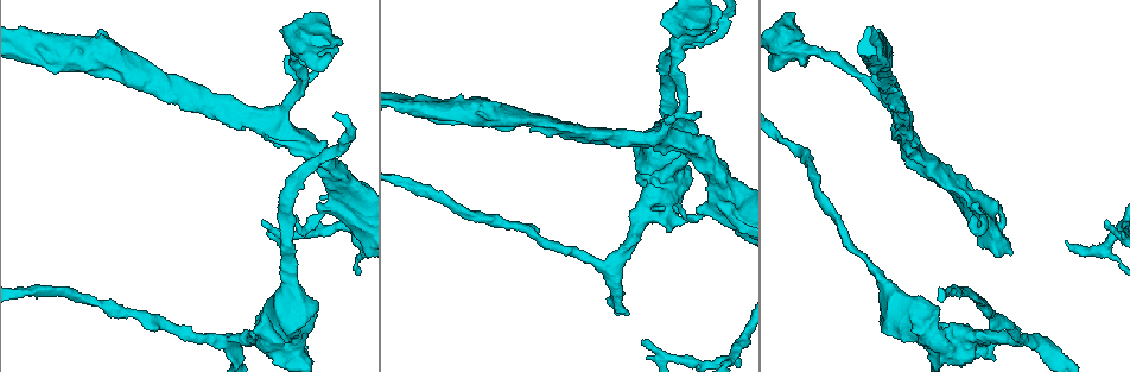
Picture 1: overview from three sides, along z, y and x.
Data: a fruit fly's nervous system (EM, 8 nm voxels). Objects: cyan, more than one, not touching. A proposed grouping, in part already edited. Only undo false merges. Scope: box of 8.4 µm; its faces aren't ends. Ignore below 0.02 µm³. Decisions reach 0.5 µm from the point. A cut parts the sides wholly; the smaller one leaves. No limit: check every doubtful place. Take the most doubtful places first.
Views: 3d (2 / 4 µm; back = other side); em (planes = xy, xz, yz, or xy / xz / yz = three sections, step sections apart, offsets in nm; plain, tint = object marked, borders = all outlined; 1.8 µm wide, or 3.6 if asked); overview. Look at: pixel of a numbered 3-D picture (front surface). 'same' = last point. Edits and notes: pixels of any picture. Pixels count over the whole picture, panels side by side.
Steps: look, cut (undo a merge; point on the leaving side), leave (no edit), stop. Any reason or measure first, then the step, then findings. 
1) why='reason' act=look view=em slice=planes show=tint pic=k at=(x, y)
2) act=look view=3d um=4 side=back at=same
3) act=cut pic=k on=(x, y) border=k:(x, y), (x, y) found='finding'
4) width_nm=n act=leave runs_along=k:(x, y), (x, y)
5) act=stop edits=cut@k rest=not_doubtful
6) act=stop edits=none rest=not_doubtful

why='sudden change in width' act=look view=em um=3.6 slice=yz step=4 show=tint pic=1 at=(658, 186)

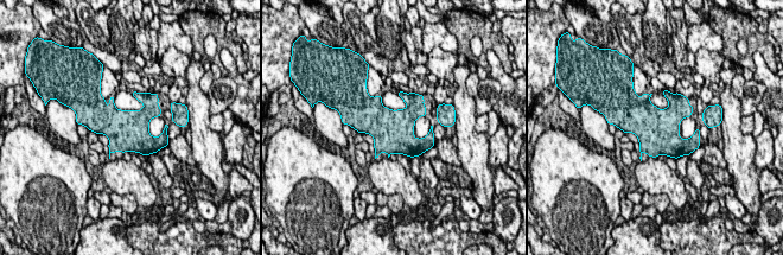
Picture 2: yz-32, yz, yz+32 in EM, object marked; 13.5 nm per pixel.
why='cut it another way' act=look view=em um=3.6 slice=planes show=tint at=same

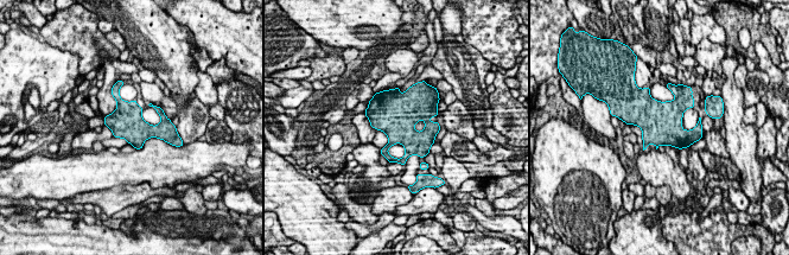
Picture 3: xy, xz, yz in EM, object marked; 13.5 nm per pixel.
act=leave found='continuous, no second neuron'

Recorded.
why='abrupt turn' act=look view=em slice=yz step=8 show=tint pic=1 at=(277, 112)

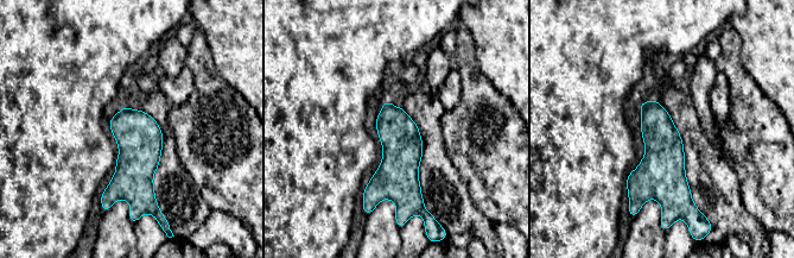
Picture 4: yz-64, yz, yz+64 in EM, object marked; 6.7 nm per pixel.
act=look view=em slice=planes show=tint at=same

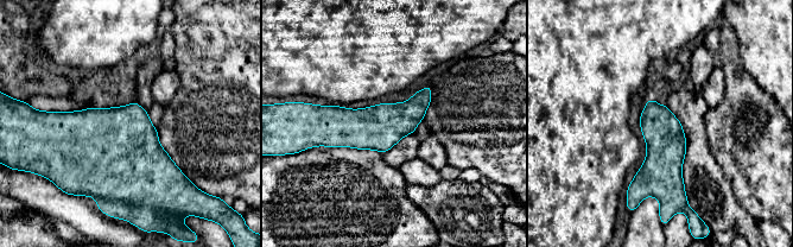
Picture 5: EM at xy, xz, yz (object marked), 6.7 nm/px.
width_nm=280 act=leave found='all the same neuron'

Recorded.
act=look view=3d um=2 pic=1 at=(45, 52)

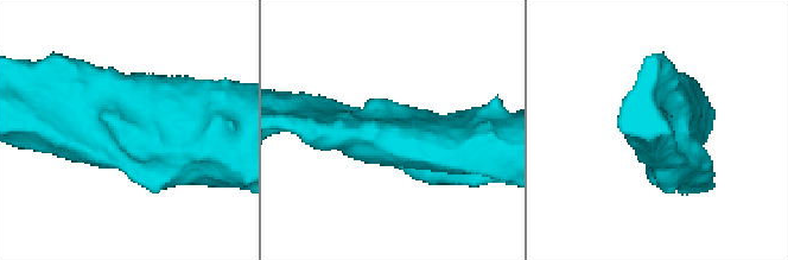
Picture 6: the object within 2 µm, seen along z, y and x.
act=look view=em slice=planes show=plain pic=6 at=(128, 132)

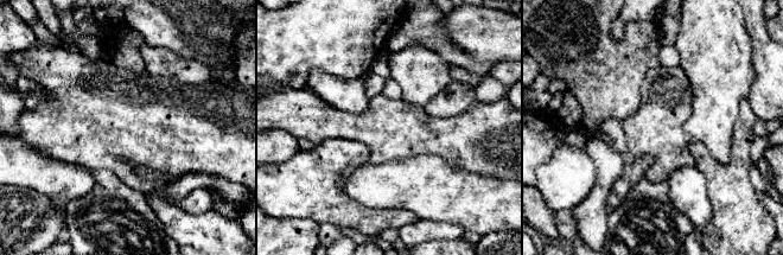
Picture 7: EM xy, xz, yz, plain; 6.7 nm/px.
act=look view=em slice=planes show=tint at=same

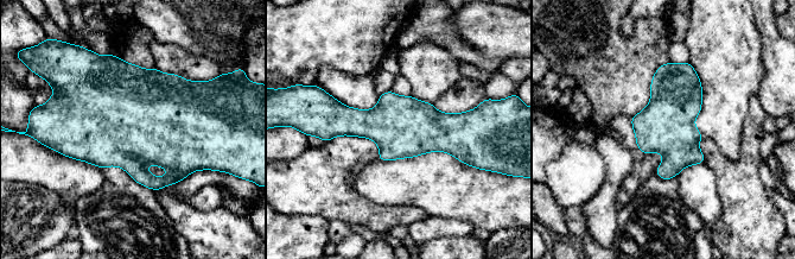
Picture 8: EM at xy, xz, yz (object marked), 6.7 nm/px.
width_nm=380 act=leave found='all the same neuron'

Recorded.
why='three arms meet' act=look view=em slice=yz step=4 show=tint pic=1 at=(956, 190)

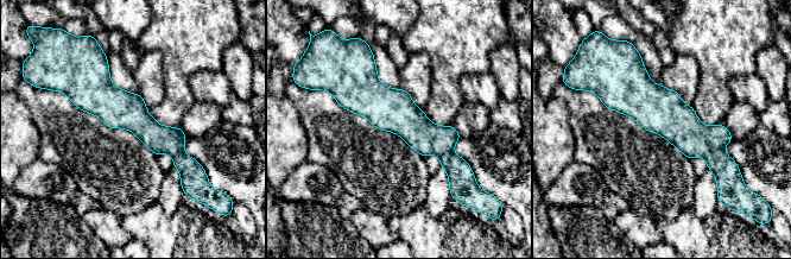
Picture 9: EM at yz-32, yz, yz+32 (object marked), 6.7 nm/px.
width_nm=260 act=leave found='one neuron here'

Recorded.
act=stop edits=none rest=not_doubtful

